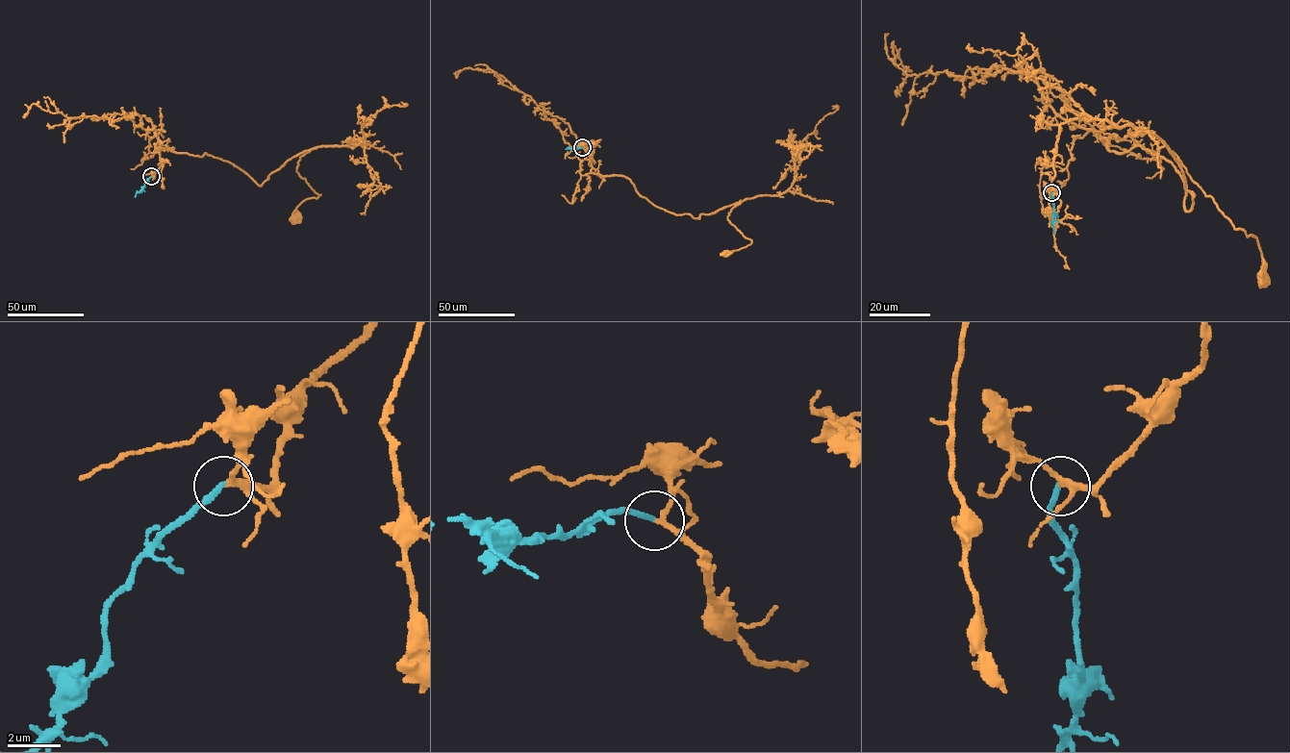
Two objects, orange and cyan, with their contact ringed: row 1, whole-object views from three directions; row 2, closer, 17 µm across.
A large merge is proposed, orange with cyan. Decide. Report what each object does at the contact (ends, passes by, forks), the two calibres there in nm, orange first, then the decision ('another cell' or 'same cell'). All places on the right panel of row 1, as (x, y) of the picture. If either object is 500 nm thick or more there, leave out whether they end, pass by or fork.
orange forks; cyan ends; calibres 150 and 200 nm; same cell

